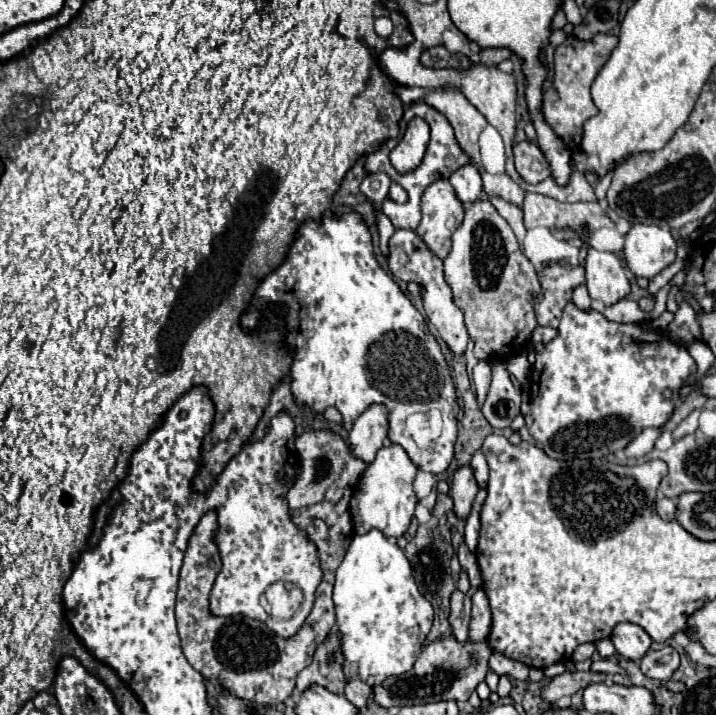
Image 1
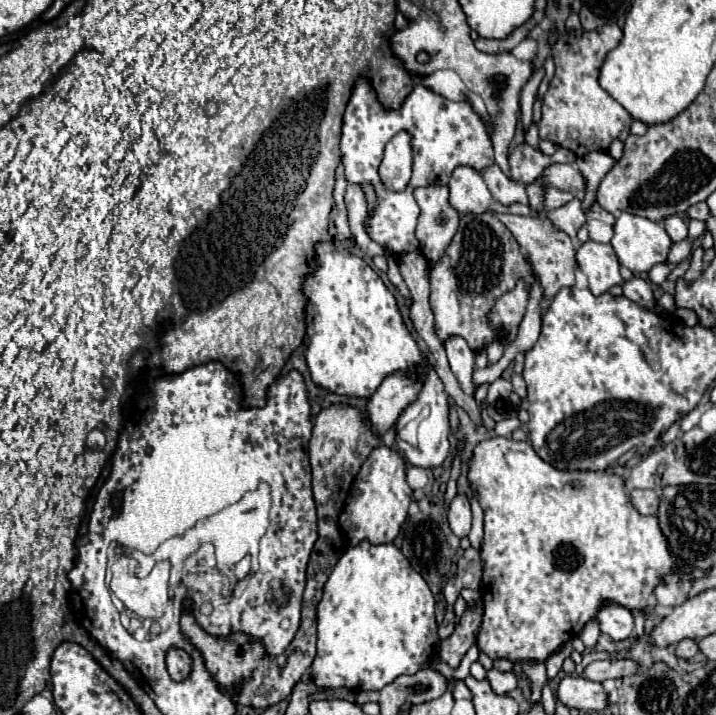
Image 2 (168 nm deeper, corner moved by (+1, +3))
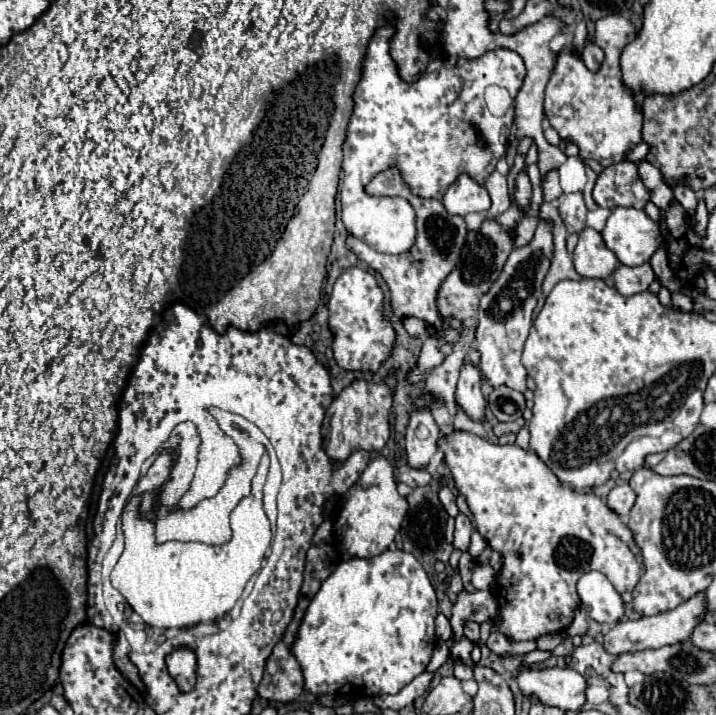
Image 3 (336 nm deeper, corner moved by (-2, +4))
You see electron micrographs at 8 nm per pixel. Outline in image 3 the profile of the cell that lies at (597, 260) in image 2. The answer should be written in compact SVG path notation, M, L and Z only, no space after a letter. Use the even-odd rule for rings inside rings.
M583 228L573 250L573 264L583 278L607 278L617 268L617 256L603 244L597 230Z

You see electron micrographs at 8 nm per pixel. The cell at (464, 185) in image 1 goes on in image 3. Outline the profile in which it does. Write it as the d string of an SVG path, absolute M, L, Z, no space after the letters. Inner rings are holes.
M459 176L445 192L443 206L453 216L467 216L471 212L485 212L491 206L491 200L483 186L469 176Z

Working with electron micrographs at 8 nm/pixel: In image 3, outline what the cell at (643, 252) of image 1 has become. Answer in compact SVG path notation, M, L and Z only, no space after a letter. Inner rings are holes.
M619 206L611 210L601 236L605 246L627 266L649 262L663 242L659 226L643 210Z

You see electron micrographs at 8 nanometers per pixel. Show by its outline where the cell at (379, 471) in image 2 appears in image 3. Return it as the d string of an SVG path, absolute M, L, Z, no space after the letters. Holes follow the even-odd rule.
M375 456L361 478L345 494L343 510L335 522L335 534L343 558L373 558L385 552L407 514L407 500L397 492L393 466L387 458Z

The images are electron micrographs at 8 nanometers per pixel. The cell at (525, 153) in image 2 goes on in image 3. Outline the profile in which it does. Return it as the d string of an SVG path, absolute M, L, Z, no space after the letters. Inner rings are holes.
M519 172L517 182L515 182L515 204L519 210L527 210L529 208L529 198L531 198L531 182L527 172Z

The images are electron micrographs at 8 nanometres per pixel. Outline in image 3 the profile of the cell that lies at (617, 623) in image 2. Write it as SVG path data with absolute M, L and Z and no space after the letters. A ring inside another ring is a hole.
M587 572L577 582L581 608L599 624L617 622L623 616L623 600L601 572Z

